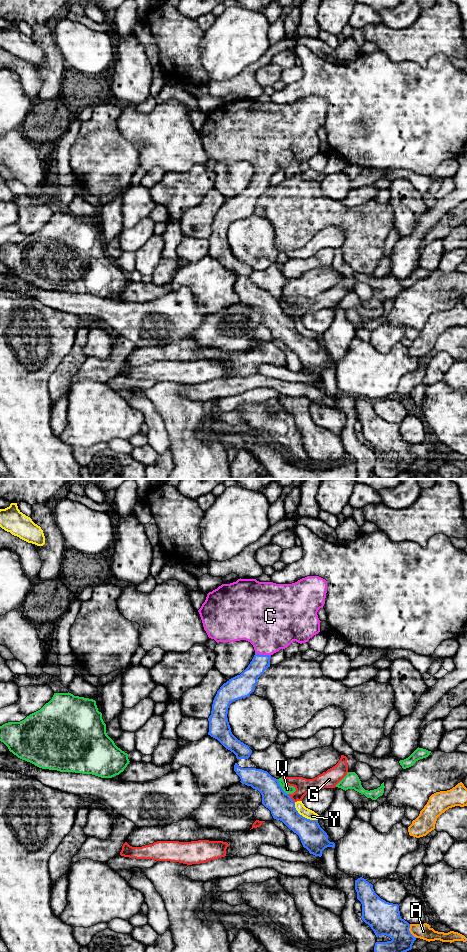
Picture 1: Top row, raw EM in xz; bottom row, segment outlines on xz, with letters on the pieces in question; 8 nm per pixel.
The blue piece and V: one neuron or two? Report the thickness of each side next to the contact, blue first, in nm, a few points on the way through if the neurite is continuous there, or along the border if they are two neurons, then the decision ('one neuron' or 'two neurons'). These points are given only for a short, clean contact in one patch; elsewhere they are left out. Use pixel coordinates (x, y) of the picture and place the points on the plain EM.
calibres 200 and 70 nm; border xz (277, 299), (281, 308), (287, 314); two neurons

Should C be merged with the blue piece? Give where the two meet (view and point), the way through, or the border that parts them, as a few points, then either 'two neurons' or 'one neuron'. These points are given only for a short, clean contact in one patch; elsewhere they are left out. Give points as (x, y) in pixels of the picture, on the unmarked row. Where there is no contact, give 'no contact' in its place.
xz (263, 175) | across xz (246, 201), (261, 181), (263, 175), (269, 145) | one neuron

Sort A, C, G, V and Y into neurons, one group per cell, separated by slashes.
A / C / G / V / Y

